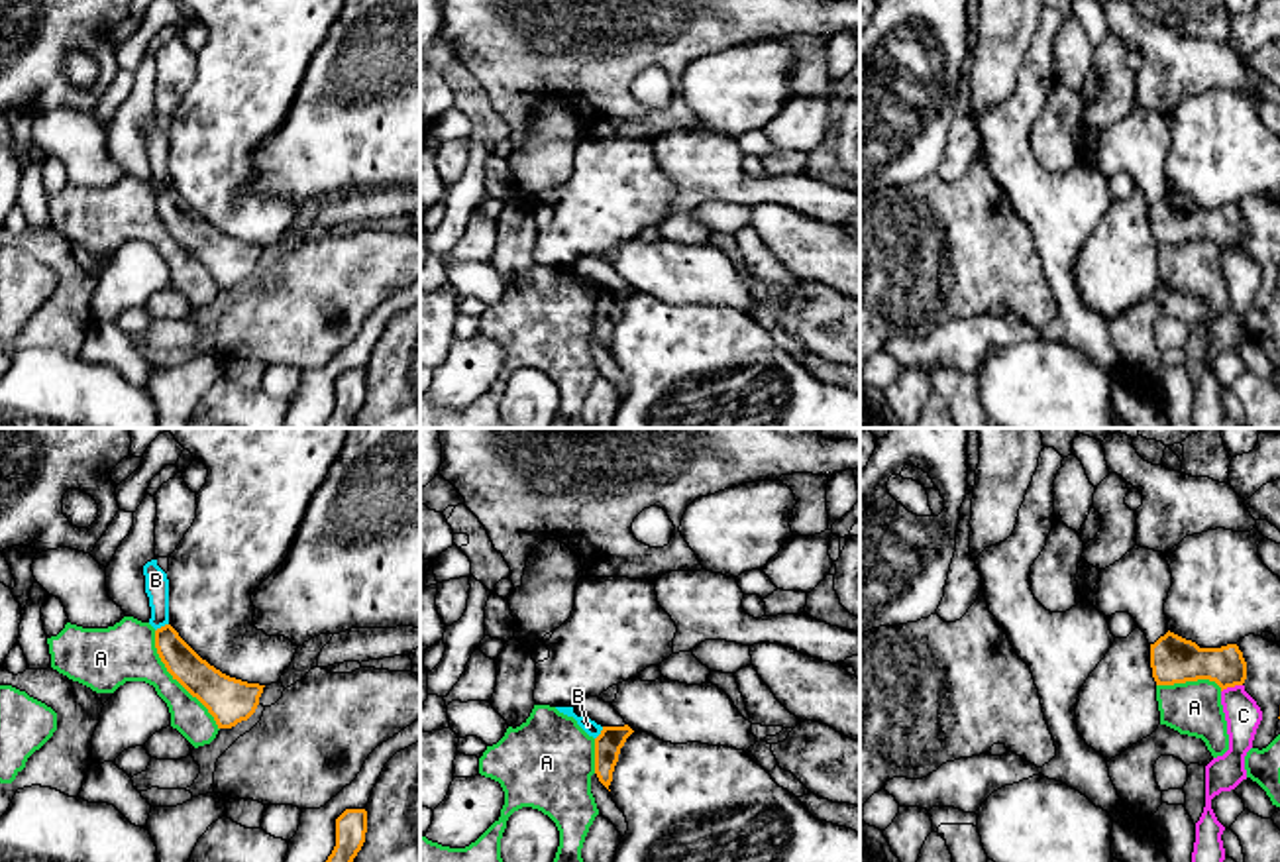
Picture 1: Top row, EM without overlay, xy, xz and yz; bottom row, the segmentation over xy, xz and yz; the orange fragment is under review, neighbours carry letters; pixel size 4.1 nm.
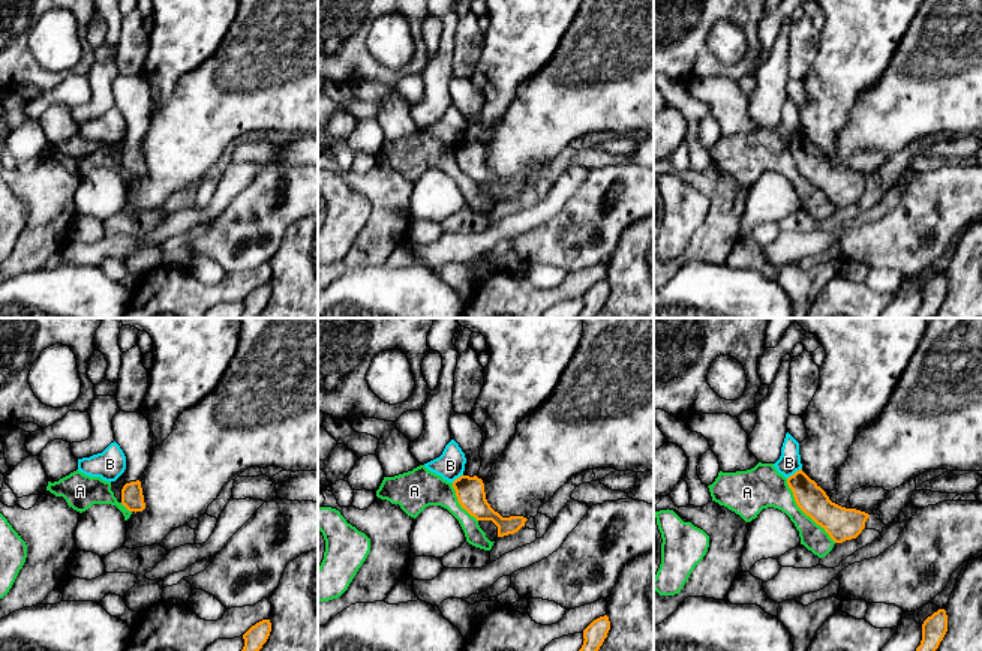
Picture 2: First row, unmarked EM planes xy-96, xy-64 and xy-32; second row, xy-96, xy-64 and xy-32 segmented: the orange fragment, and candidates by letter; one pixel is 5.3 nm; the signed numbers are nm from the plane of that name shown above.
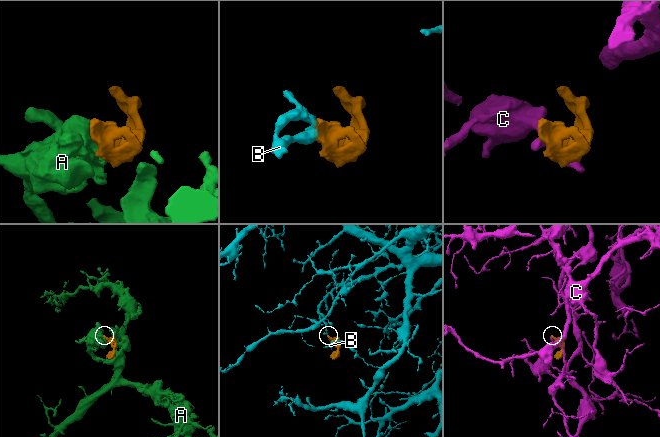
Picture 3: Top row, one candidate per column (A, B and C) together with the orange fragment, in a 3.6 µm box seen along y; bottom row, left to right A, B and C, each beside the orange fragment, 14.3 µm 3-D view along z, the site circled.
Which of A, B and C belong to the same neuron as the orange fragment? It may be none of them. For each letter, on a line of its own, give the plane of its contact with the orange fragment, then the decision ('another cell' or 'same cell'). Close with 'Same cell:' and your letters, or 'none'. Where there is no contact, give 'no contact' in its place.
A: meets orange in xy; same cell
B: meets orange in xy; another cell
C: meets orange in yz; another cell
Same cell: A

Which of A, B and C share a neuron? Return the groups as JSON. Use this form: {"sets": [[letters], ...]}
{"sets": [["A"], ["B"], ["C"]]}

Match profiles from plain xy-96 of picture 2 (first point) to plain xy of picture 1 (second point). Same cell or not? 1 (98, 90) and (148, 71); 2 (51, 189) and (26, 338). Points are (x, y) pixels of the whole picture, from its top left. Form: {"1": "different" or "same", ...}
{"1": "same", "2": "same"}

